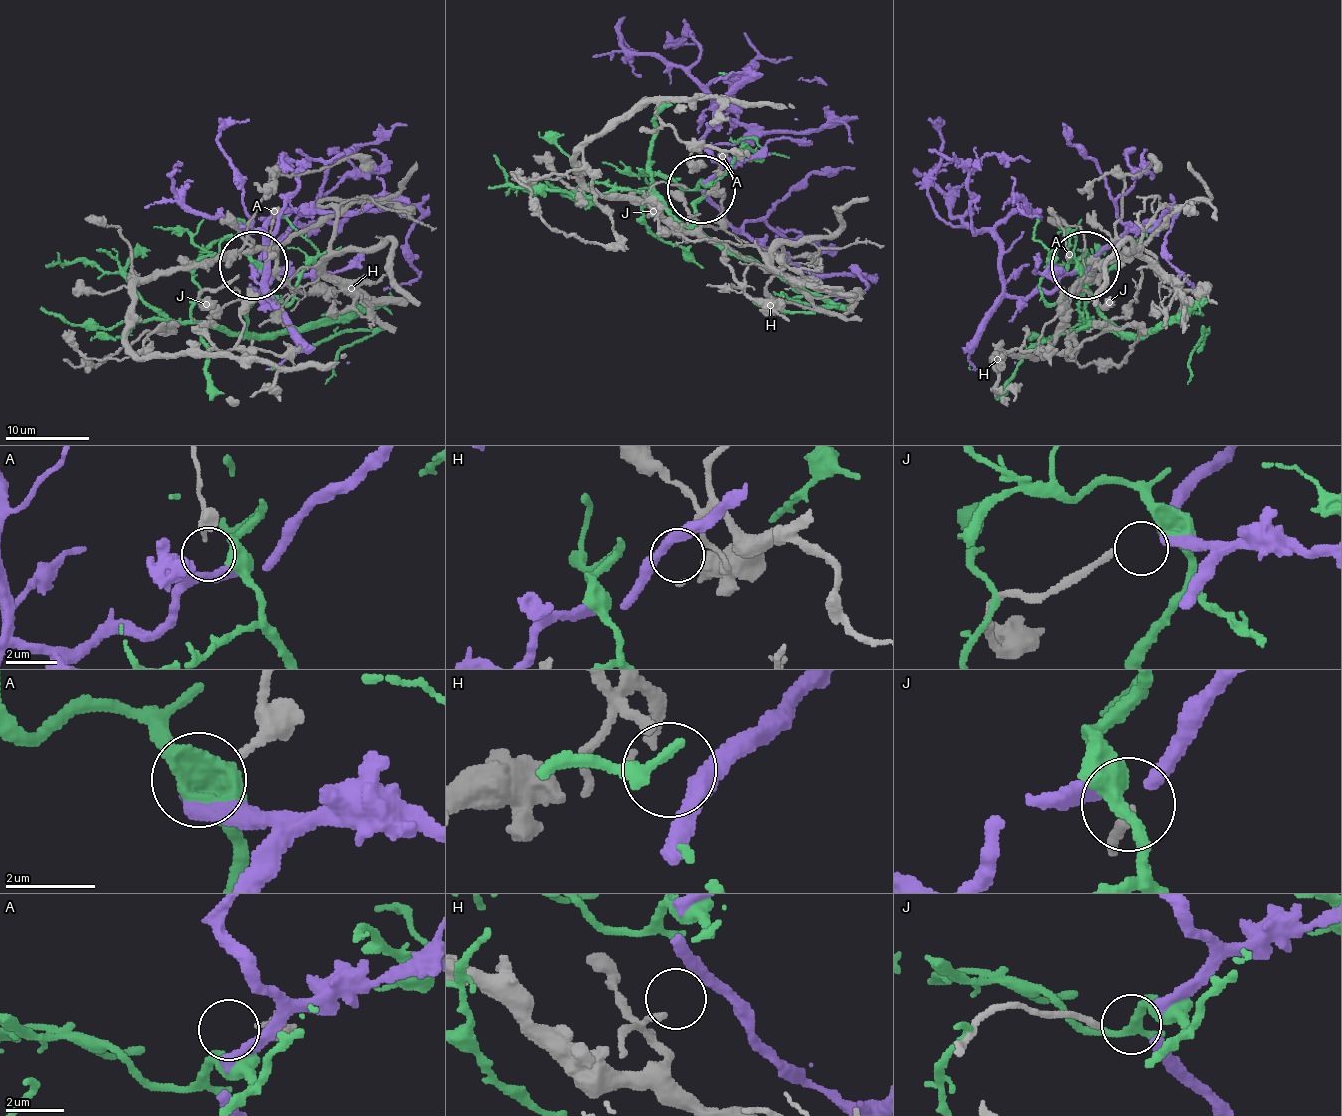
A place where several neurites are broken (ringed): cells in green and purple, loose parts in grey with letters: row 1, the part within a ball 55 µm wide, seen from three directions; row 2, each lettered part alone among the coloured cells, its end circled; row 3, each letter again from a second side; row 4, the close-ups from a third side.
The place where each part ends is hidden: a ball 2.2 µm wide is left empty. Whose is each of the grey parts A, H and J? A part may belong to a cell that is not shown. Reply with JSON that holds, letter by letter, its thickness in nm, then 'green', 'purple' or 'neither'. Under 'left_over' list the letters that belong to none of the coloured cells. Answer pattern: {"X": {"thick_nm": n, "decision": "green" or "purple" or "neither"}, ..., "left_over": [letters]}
{"A": {"thick_nm": 280, "decision": "neither"}, "H": {"thick_nm": 170, "decision": "neither"}, "J": {"thick_nm": 240, "decision": "purple"}, "left_over": ["A", "H"]}

